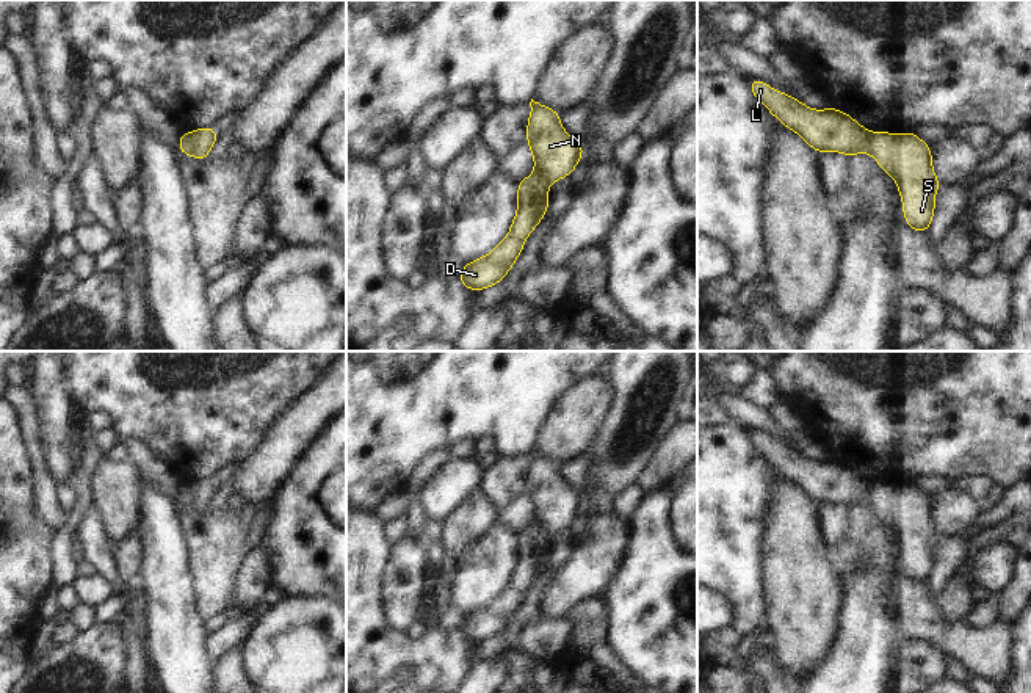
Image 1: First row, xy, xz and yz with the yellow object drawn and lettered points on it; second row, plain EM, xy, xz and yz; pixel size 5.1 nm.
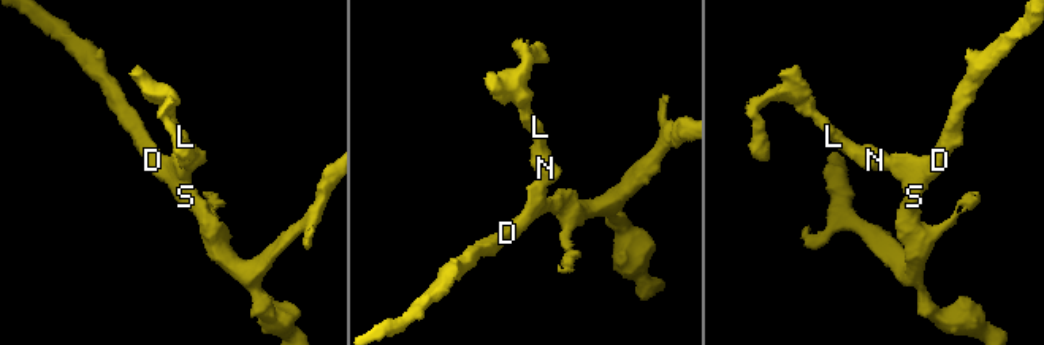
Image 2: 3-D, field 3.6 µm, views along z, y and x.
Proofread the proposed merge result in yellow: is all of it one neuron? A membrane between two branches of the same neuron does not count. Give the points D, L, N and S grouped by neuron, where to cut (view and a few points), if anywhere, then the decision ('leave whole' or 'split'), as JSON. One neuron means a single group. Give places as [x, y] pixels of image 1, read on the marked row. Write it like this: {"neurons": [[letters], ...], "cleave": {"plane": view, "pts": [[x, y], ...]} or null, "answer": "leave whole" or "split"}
{"neurons": [["D", "S"], ["L", "N"]], "cleave": {"plane": "xy", "pts": [[187, 134], [193, 156]]}, "answer": "split"}

